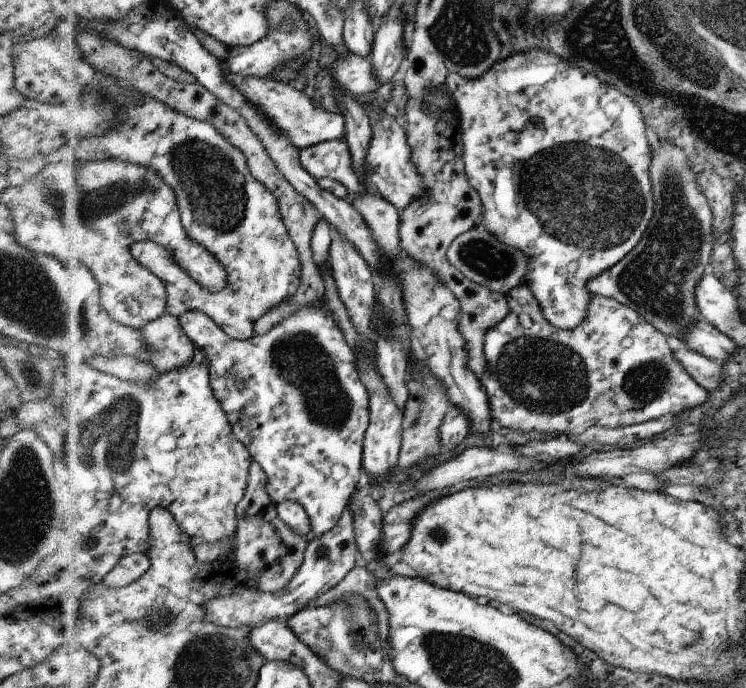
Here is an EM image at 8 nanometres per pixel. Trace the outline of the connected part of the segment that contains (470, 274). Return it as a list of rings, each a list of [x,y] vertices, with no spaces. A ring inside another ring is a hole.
[[[474,227],[457,236],[448,247],[447,258],[468,280],[498,294],[507,295],[514,288],[522,285],[528,277],[528,255],[513,246],[508,246],[501,239],[494,238],[494,235],[484,228],[480,230]]]

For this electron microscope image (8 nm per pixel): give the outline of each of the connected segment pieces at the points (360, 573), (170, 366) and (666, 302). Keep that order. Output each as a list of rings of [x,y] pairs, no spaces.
[[[355,566],[344,576],[334,588],[320,594],[314,601],[315,607],[321,607],[341,600],[342,596],[348,594],[360,594],[366,598],[370,607],[376,612],[378,634],[380,639],[389,647],[388,642],[388,610],[376,590],[377,578],[365,566]]]
[[[166,313],[162,318],[151,322],[146,328],[142,328],[142,334],[150,346],[151,363],[162,373],[190,366],[198,354],[197,344],[194,344],[194,340],[186,334],[181,320],[176,315]]]
[[[660,142],[650,170],[654,170],[654,202],[658,202],[658,210],[654,210],[650,234],[641,238],[647,246],[638,246],[626,262],[618,262],[601,277],[593,278],[589,292],[633,307],[666,338],[686,342],[690,326],[698,326],[703,319],[697,302],[698,286],[706,273],[715,268],[711,261],[712,212],[689,155],[674,146],[674,142]]]

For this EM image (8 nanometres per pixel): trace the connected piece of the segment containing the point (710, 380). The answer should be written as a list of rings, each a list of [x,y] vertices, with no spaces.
[[[684,348],[673,352],[677,355],[678,362],[682,362],[682,366],[689,371],[689,374],[710,393],[724,381],[723,368],[718,361],[714,362],[702,354]]]

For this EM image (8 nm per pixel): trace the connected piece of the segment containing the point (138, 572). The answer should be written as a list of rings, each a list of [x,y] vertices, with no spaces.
[[[136,553],[122,558],[117,568],[105,578],[104,582],[110,588],[126,588],[138,582],[151,567],[148,553]]]

